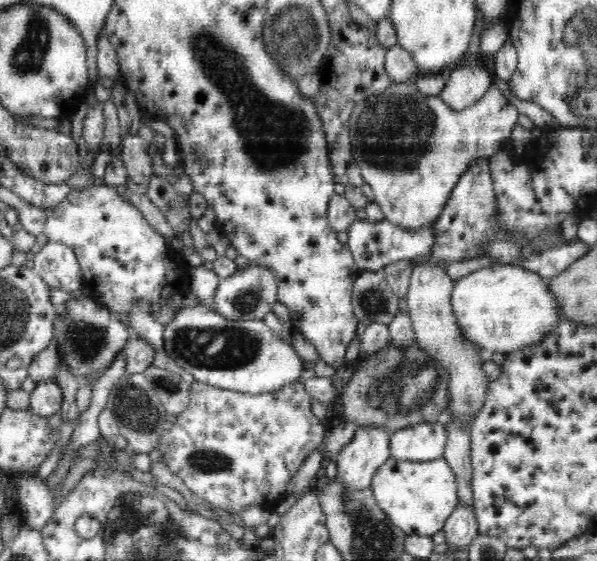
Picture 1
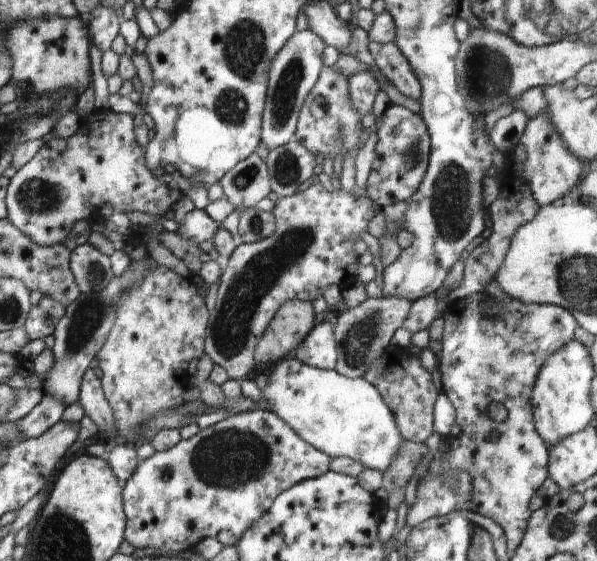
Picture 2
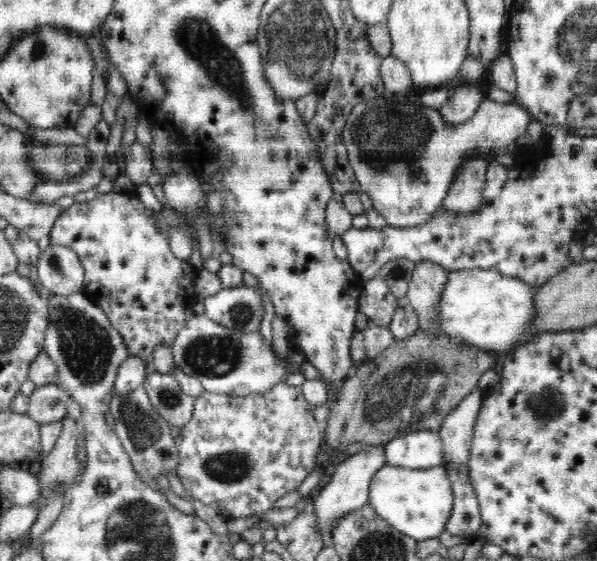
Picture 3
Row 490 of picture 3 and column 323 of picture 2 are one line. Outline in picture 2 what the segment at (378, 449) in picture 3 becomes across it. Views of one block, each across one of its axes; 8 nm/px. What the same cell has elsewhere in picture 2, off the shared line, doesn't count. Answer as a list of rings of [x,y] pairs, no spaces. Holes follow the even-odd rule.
[[[320,320],[296,347],[296,358],[305,365],[332,370],[337,361],[337,344],[332,325]]]

